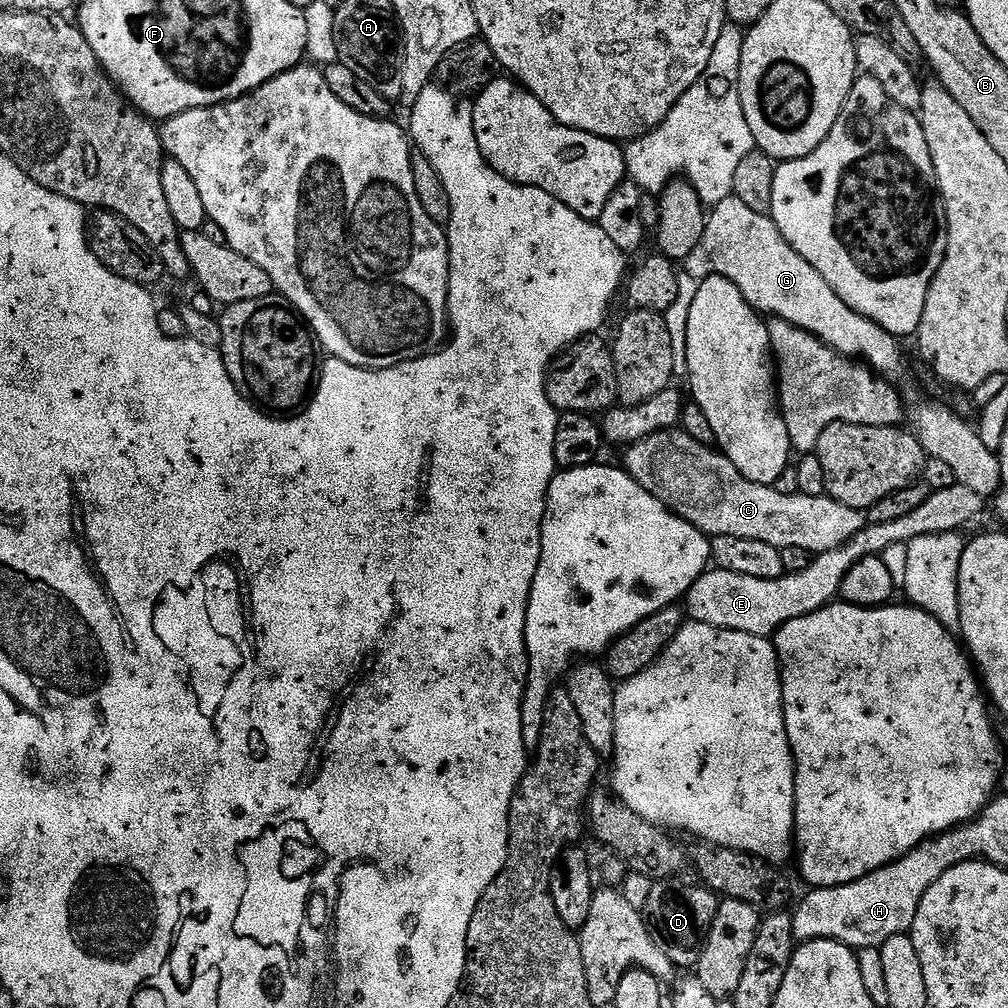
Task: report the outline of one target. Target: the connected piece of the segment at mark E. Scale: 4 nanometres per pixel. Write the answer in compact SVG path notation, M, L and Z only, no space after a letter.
M955 484L946 490L929 491L928 498L918 510L904 514L894 522L869 523L850 542L829 552L819 553L812 564L801 572L780 576L776 580L750 578L750 574L734 574L730 570L713 567L703 572L690 586L686 597L686 616L689 621L714 626L722 630L738 630L755 636L775 637L786 622L808 616L826 607L839 597L846 574L862 558L880 556L894 543L908 544L922 534L946 534L964 530L971 520L980 516L985 497L974 494L970 486Z

